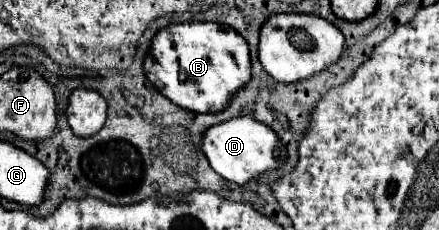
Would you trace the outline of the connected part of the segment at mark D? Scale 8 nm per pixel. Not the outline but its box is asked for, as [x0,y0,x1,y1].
[202,117,284,185]

